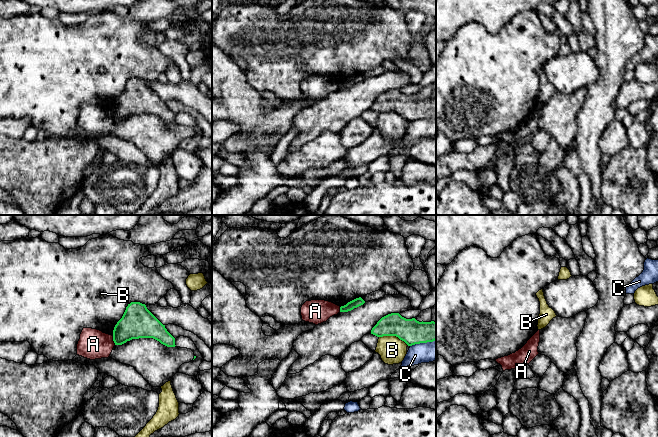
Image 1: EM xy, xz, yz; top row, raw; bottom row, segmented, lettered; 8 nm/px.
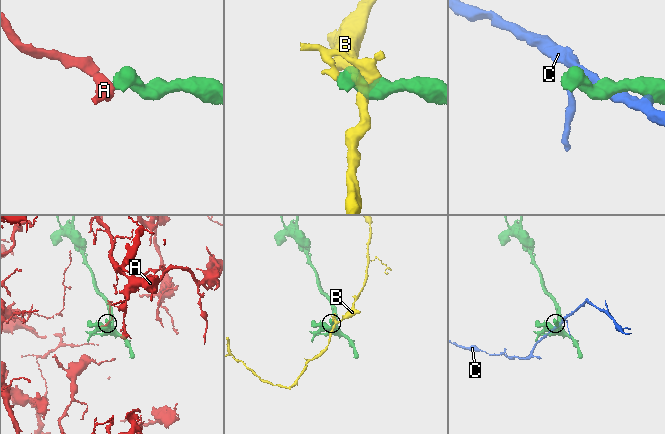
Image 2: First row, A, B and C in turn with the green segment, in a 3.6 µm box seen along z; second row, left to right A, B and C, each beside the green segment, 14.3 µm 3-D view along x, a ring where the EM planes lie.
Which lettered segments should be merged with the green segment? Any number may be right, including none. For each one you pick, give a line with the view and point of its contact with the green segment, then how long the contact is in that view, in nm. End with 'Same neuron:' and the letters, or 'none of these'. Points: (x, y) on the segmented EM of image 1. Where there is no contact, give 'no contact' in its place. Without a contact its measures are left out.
Same neuron: none of these

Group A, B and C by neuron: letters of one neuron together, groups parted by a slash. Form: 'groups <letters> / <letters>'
groups A / B / C

